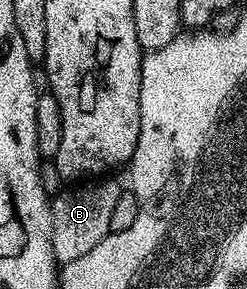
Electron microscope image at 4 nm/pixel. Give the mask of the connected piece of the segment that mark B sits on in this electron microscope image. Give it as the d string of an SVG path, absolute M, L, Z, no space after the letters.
M104 176L99 180L88 180L83 184L73 186L76 186L73 190L61 189L50 202L52 251L57 263L60 264L78 260L78 256L86 256L86 252L90 252L94 244L98 244L110 233L110 216L118 205L118 196L122 193L122 186L119 186L112 176Z

